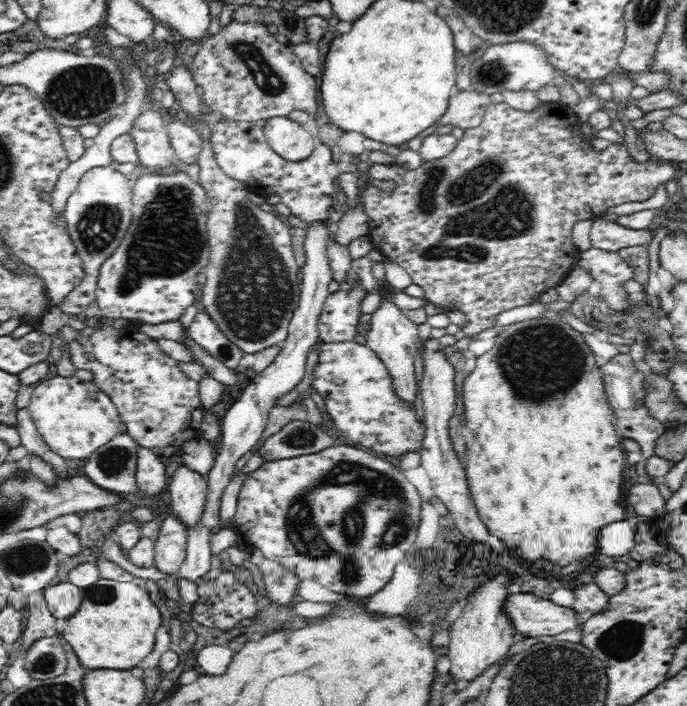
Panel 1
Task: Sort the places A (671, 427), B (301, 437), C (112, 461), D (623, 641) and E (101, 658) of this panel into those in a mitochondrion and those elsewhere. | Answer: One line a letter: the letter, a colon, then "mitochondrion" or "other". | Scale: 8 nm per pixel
A: other
B: mitochondrion
C: mitochondrion
D: mitochondrion
E: other

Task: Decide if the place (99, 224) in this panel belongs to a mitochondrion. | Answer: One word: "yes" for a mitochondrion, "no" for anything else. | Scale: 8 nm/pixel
yes

